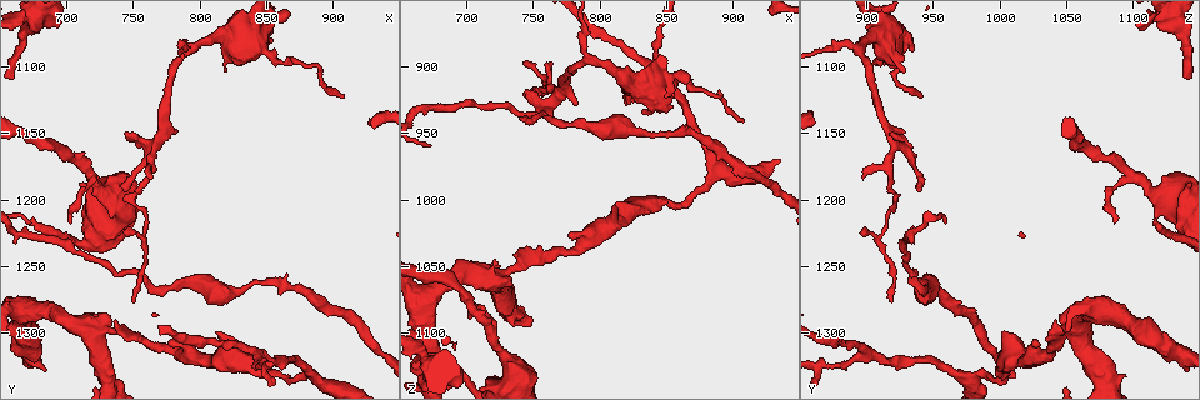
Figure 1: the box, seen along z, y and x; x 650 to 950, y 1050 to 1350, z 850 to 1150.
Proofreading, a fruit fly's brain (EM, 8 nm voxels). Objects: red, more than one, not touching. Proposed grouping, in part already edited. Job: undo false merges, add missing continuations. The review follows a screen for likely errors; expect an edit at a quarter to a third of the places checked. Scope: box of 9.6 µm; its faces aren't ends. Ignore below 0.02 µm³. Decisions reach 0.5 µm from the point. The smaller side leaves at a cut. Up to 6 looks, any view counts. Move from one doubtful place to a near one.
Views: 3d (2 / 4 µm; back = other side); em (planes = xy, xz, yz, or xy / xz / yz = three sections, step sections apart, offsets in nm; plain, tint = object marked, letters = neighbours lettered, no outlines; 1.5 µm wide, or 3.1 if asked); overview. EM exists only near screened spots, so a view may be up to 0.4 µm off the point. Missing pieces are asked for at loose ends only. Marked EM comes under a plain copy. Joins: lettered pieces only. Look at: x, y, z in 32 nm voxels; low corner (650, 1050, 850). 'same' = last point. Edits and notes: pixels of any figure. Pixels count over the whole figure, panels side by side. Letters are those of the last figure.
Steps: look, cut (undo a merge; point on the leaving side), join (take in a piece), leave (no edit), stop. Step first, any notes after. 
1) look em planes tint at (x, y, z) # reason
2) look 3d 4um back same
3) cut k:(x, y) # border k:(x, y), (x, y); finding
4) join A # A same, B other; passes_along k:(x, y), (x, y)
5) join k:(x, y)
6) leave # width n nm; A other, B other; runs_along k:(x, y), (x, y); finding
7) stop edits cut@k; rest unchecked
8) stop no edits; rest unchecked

look em planes letters at (742, 1224, 898) # thin end

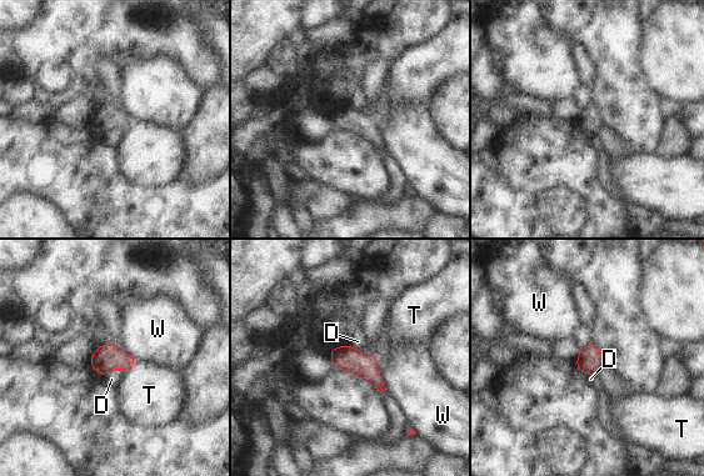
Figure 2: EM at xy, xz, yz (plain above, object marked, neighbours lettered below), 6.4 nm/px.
leave # longest_contact W 260 nm; D other, T other, W other; border 2:(124, 370), (115, 369), (103, 376); none of them fits

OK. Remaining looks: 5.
look 3d 2um at (746, 1306, 1036) # an open end

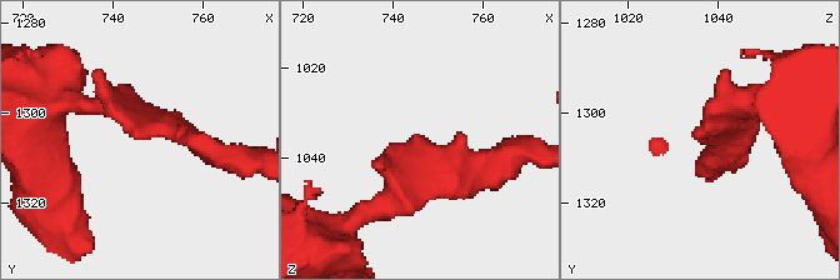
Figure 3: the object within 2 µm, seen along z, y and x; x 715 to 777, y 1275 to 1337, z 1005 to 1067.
look em planes letters at (747, 1306, 1035) # arm_widths 190, 200 nm

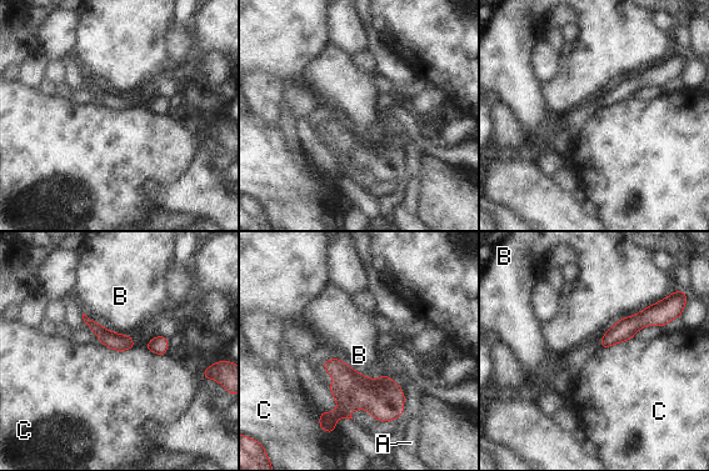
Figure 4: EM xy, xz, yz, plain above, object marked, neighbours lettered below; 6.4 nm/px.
leave # A other, B other, C other; runs_along 4:(664, 317), (644, 317), (603, 344); no lettered piece goes on from it

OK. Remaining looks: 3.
look em planes letters at (854, 1096, 912)

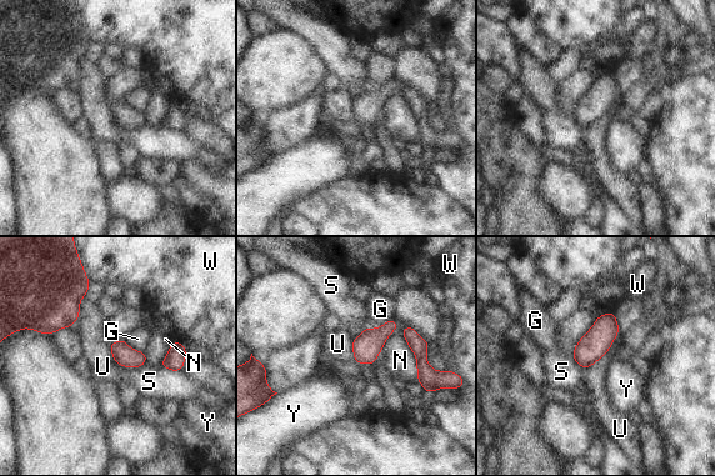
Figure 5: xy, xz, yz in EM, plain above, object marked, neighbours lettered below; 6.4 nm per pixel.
leave # G other, N other, S other, U other, W other, Y other; border 5:(86, 294), (74, 322); one neuron here

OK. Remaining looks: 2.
stop no edits; rest unchecked

